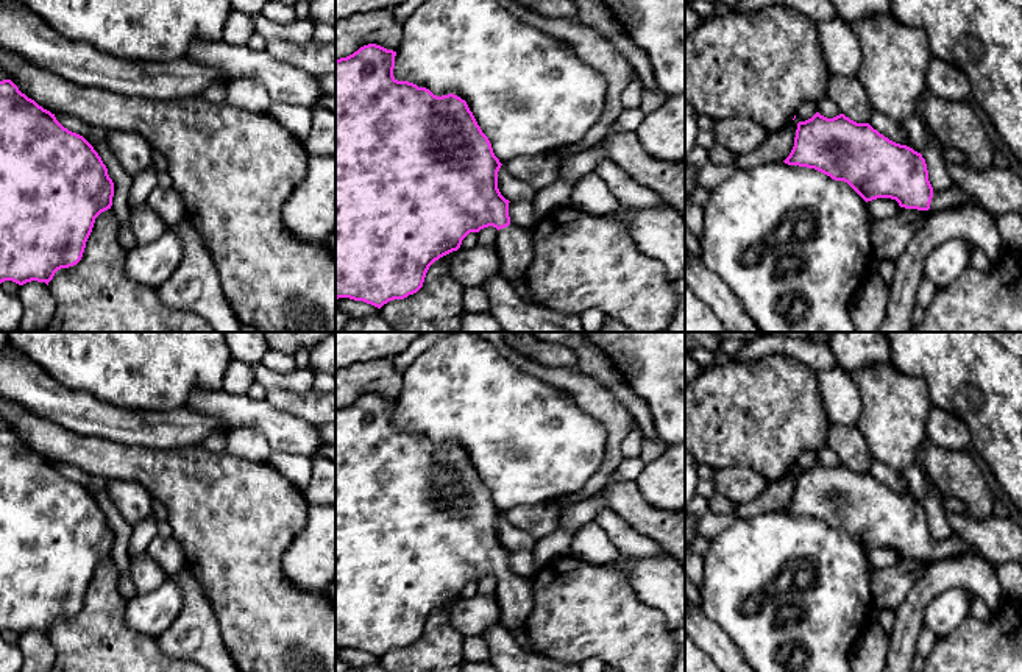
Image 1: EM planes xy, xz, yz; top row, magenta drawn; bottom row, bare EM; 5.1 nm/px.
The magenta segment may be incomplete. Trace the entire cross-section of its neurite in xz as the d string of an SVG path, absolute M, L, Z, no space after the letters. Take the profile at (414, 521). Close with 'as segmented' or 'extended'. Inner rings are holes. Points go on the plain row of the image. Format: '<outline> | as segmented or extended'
M376 393L360 396L346 407L335 410L335 647L364 650L381 658L393 649L404 649L417 642L424 631L429 616L440 607L457 600L470 582L479 582L493 575L498 578L496 599L499 622L515 635L526 630L526 621L532 610L532 580L510 572L509 549L498 538L499 508L495 505L488 486L482 482L465 449L454 443L437 446L426 437L393 426L396 401Z | extended

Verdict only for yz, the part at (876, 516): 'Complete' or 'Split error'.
Split error

